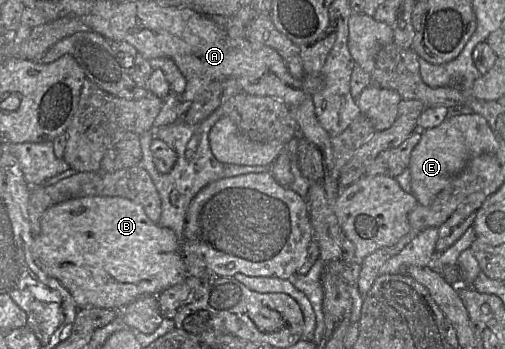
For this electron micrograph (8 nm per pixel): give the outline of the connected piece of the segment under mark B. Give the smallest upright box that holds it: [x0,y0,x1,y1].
[32,196,187,315]

